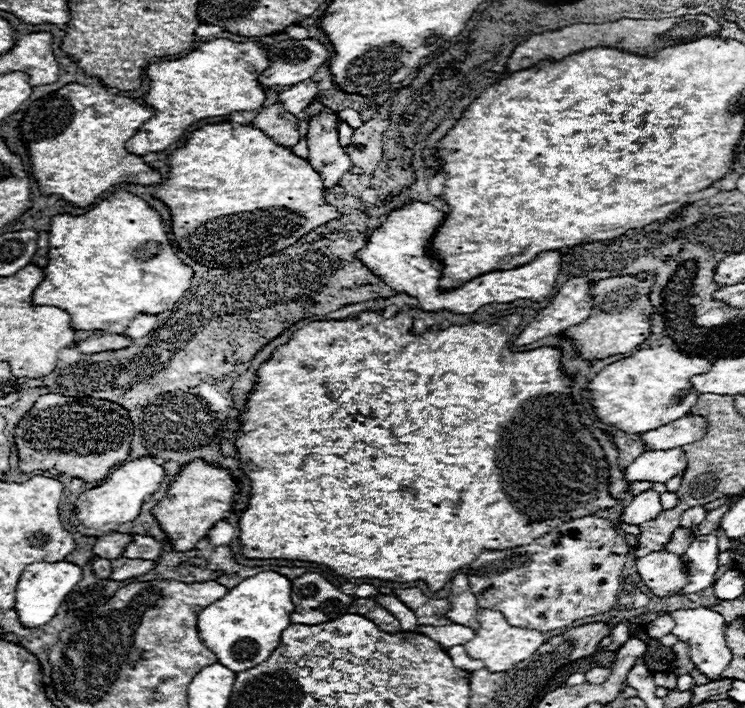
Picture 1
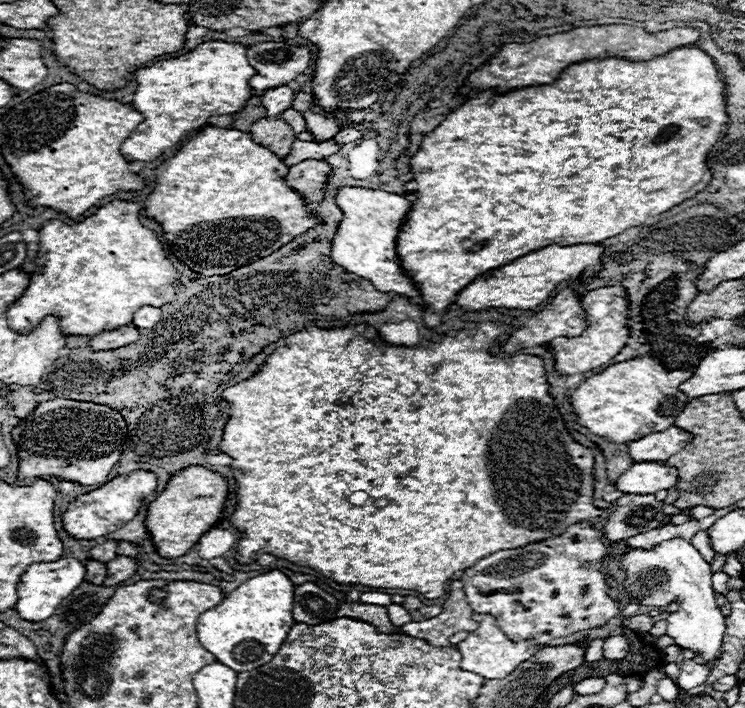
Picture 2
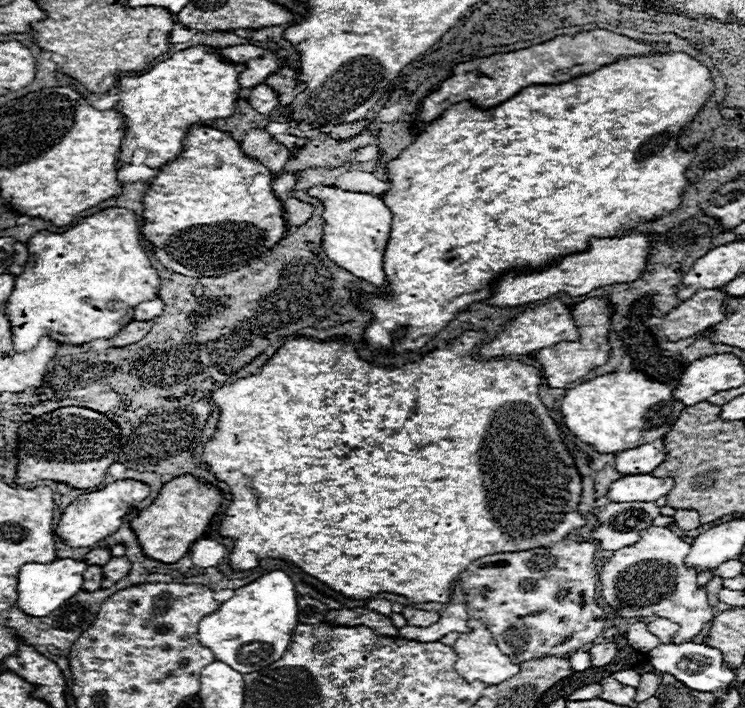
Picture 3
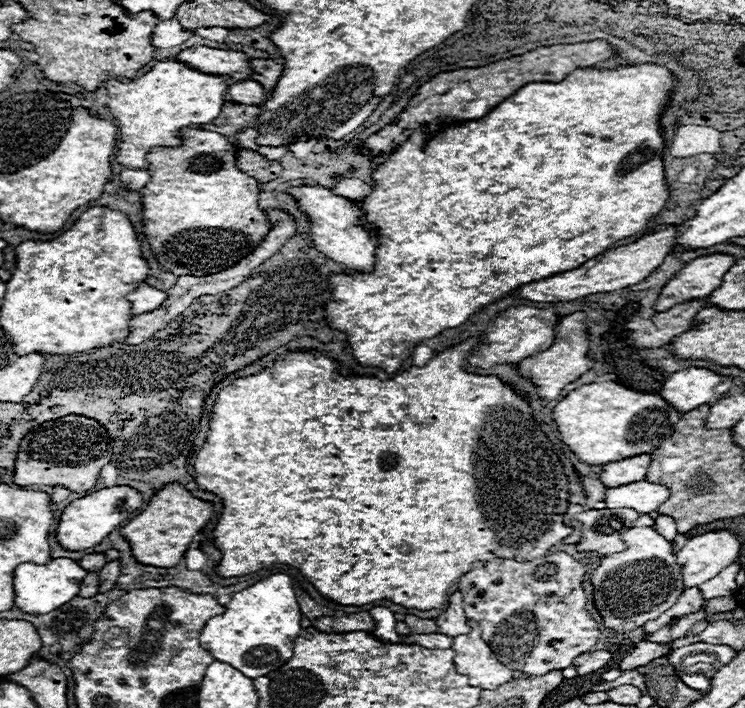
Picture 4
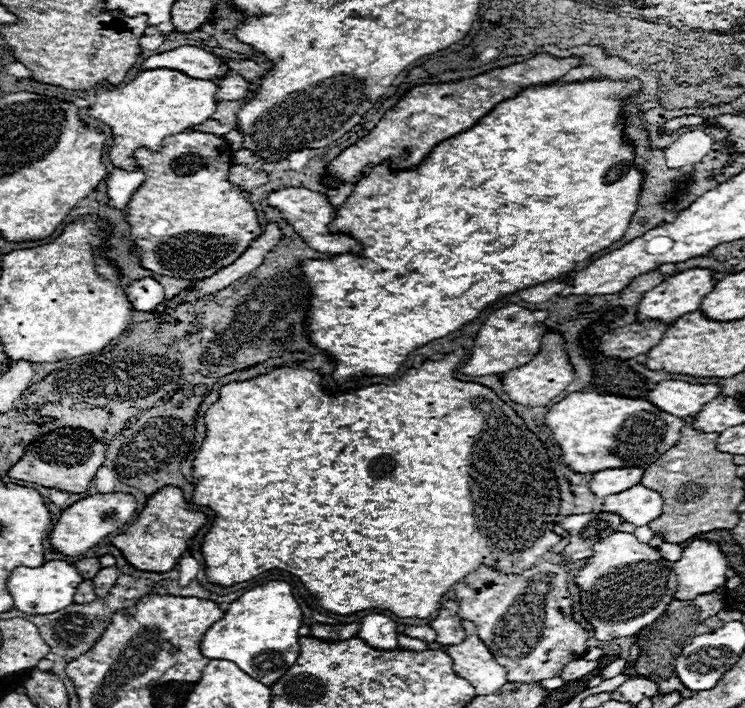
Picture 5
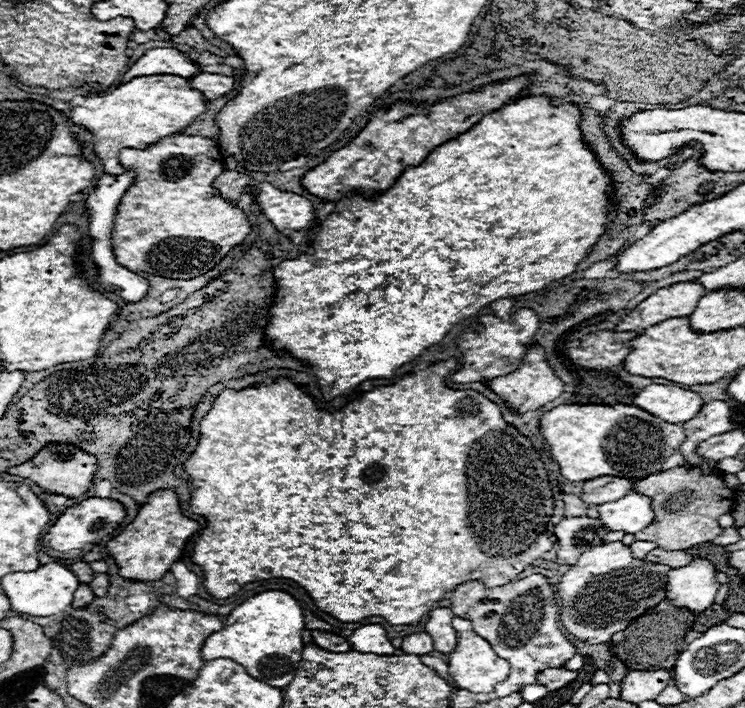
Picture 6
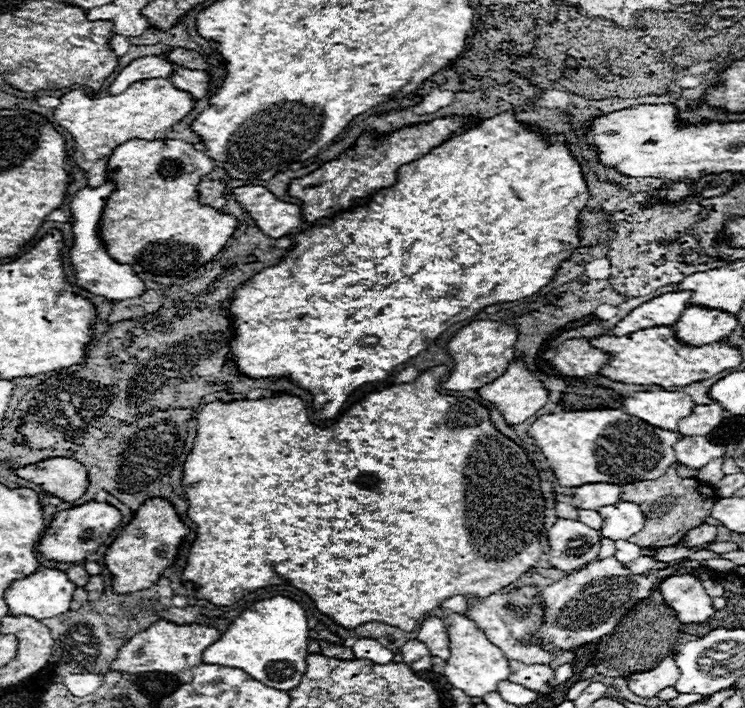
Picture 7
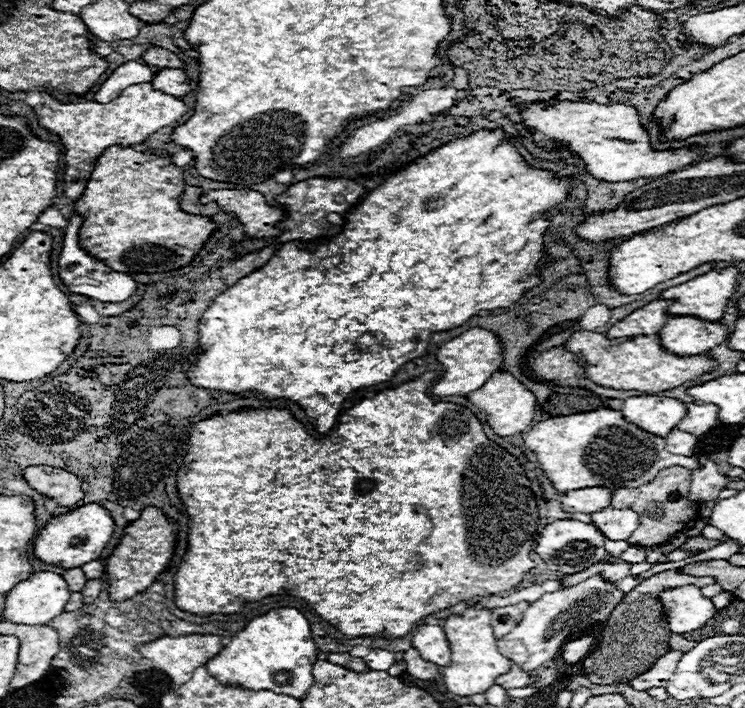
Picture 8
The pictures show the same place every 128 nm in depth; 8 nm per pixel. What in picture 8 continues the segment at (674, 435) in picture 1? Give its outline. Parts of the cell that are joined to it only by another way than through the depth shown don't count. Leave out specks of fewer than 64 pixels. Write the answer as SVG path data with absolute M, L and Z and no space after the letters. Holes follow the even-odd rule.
M592 486L592 488L580 488L580 490L570 490L562 498L562 508L566 512L584 512L592 514L598 512L600 508L608 508L612 500L612 490L602 488L602 486Z

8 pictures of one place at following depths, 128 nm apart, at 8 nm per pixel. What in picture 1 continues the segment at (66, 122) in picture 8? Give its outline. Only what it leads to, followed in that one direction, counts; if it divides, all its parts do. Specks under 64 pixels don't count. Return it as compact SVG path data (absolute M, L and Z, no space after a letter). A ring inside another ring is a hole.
M224 38L202 42L198 50L184 58L150 64L146 74L152 86L144 102L150 104L156 114L126 142L126 148L138 156L162 152L180 142L186 128L202 118L256 110L264 102L264 88L258 76L268 66L268 50L260 42L232 42Z

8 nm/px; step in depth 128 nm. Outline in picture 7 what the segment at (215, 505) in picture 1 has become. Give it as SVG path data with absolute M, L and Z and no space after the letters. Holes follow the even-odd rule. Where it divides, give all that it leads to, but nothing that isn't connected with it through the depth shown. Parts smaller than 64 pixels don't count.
M148 498L106 550L104 560L112 574L114 592L128 594L156 584L162 572L174 564L178 546L186 534L190 534L190 528L178 518L176 508L166 498Z

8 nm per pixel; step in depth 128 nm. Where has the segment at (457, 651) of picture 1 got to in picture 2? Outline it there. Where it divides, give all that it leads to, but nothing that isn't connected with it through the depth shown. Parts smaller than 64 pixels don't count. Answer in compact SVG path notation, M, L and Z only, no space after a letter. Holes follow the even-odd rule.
M460 580L450 582L450 596L444 602L444 612L432 620L410 622L400 626L402 634L422 638L432 646L448 648L446 640L460 630L476 630L478 624L472 620L472 608L466 602L466 592Z

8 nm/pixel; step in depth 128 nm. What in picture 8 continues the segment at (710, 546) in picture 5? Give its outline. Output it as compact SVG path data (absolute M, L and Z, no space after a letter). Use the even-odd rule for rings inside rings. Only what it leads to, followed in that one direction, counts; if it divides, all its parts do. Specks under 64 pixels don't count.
M692 584L664 590L660 592L660 600L674 634L698 630L716 614L712 600L704 598L700 588Z

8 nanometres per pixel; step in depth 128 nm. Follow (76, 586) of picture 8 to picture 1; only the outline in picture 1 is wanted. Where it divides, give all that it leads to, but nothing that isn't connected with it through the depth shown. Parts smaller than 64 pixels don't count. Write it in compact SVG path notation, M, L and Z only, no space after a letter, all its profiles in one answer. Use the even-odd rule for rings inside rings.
M110 532L106 536L100 536L98 542L94 544L94 554L100 558L114 560L124 554L126 546L132 542L132 534L120 534L120 532Z

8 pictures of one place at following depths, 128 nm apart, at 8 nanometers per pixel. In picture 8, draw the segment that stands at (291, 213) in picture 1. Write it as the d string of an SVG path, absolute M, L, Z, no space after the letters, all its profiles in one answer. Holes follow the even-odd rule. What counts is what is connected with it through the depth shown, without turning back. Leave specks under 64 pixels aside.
M132 146L106 148L96 162L86 194L74 204L74 212L84 218L80 228L84 250L126 274L170 272L188 266L208 242L216 224L208 216L188 214L180 208L186 168L176 166L168 154L140 152Z

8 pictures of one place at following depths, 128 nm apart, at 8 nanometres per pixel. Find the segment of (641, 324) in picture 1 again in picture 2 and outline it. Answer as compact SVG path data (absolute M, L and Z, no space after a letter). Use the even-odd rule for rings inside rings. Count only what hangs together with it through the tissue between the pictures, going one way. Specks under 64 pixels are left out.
M606 286L606 288L590 290L586 296L580 298L580 302L584 304L586 310L588 328L576 338L554 338L552 342L548 342L556 358L556 370L564 376L576 372L588 372L592 368L608 364L626 346L630 336L630 326L628 326L630 296L622 286Z

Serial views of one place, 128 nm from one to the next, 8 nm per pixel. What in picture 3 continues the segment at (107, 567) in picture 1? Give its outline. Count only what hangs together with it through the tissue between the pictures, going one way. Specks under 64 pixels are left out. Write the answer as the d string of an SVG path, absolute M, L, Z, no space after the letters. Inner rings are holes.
M90 564L84 572L84 584L82 588L92 592L92 590L98 590L100 588L100 582L102 582L102 568L96 566L96 564Z

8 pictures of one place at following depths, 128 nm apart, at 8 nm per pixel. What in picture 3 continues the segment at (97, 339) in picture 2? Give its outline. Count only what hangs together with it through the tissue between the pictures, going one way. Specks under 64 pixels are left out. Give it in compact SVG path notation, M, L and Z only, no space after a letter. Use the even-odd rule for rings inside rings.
M132 320L128 326L124 326L120 330L120 334L116 334L114 338L108 338L106 342L108 342L110 348L122 348L122 346L140 342L150 330L152 330L152 324L140 324L140 322Z

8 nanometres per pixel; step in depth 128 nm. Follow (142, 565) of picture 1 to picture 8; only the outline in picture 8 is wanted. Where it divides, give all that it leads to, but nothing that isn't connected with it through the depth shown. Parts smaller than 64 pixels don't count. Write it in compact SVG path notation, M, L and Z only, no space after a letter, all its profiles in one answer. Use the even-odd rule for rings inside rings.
M88 580L88 584L86 584L86 586L84 586L84 590L82 590L84 604L88 604L88 602L94 602L94 600L98 598L100 590L102 590L102 580Z

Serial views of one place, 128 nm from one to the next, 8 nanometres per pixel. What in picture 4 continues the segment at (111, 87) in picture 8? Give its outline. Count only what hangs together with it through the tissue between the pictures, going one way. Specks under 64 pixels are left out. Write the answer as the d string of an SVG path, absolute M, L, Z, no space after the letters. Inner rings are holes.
M198 46L180 52L176 58L208 74L228 74L232 82L242 82L250 78L250 58L238 50Z

